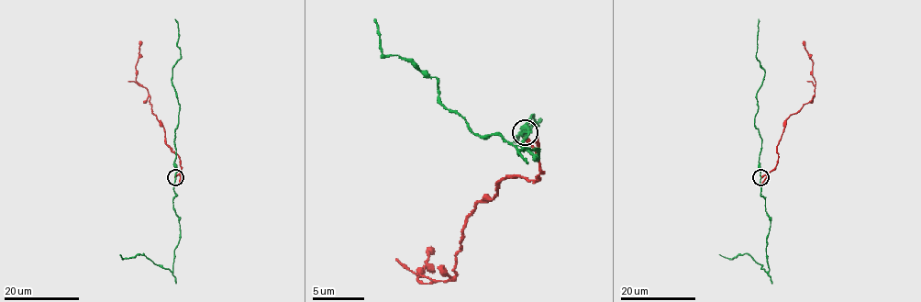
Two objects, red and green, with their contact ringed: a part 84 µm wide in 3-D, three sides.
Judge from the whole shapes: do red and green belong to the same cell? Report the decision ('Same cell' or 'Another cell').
Another cell

